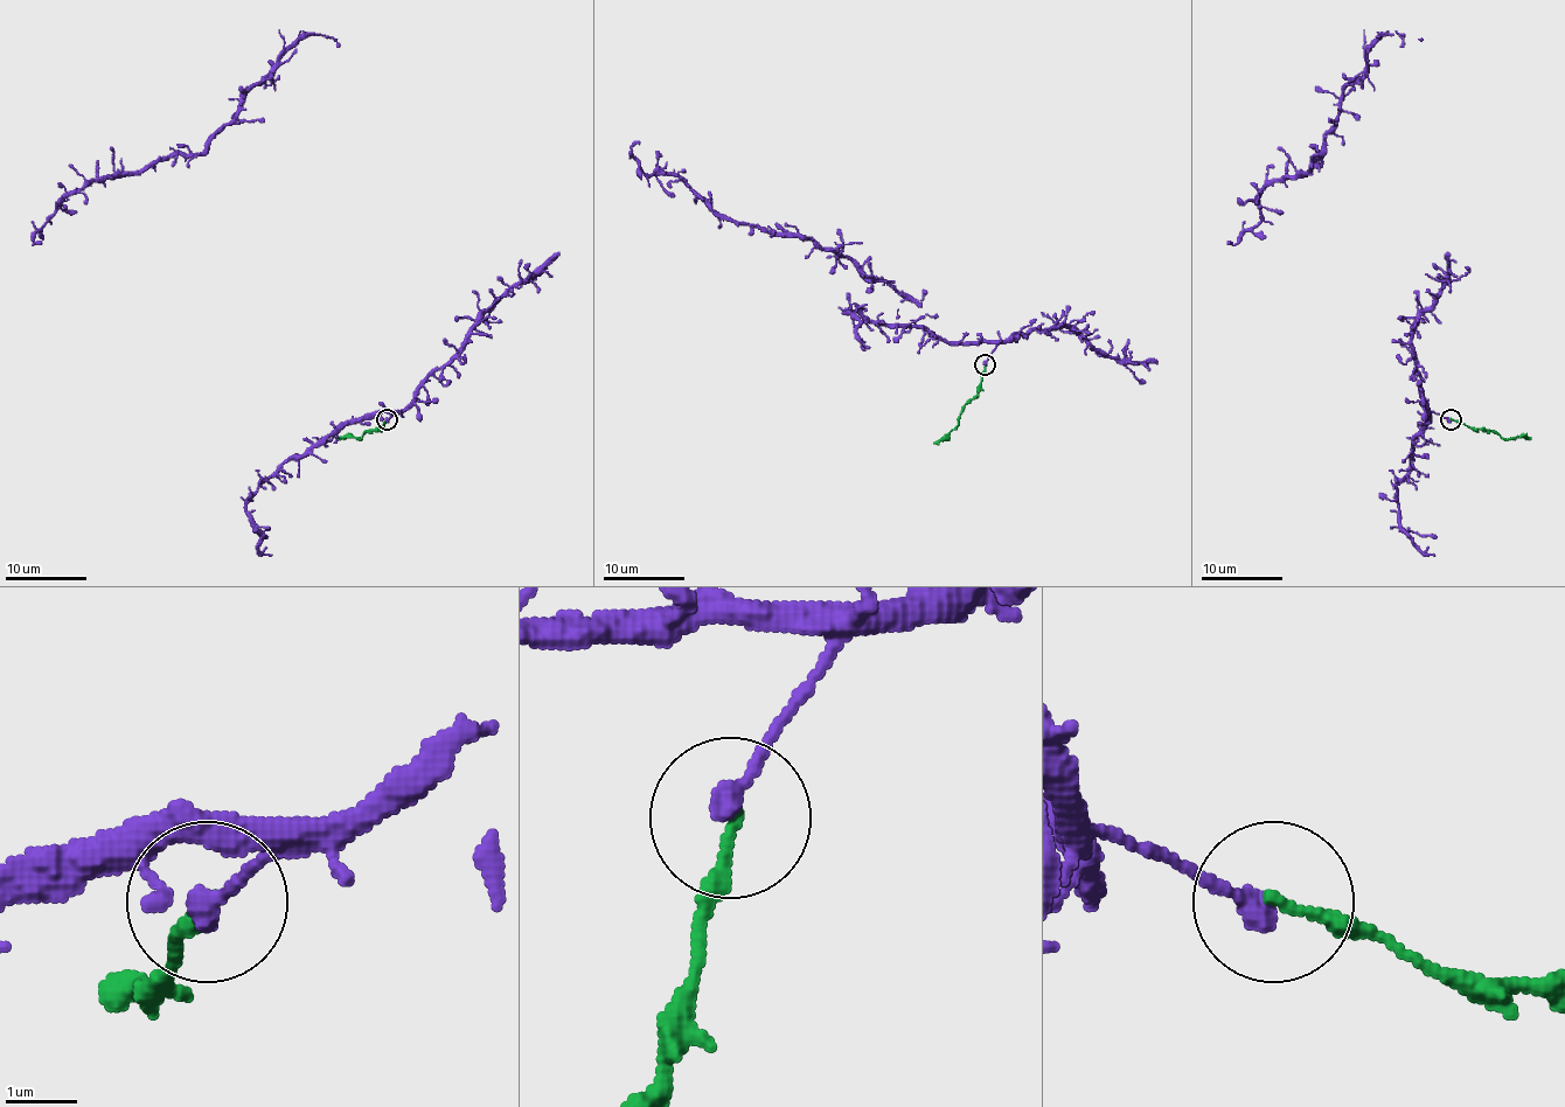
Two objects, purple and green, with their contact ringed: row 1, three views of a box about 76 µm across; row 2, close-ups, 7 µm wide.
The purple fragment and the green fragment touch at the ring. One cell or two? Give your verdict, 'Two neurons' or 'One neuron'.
Two neurons

